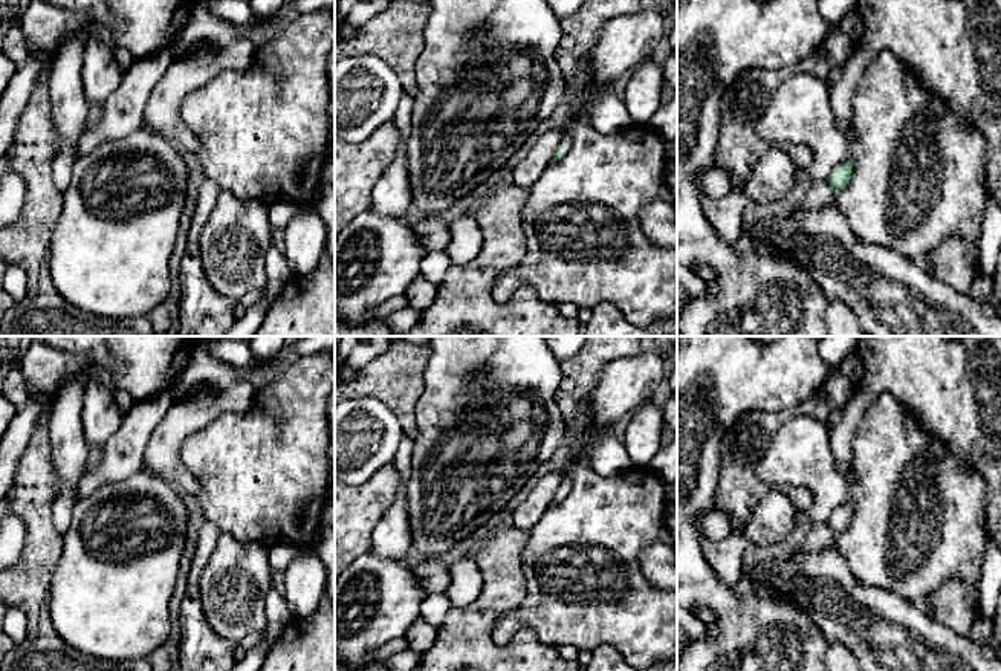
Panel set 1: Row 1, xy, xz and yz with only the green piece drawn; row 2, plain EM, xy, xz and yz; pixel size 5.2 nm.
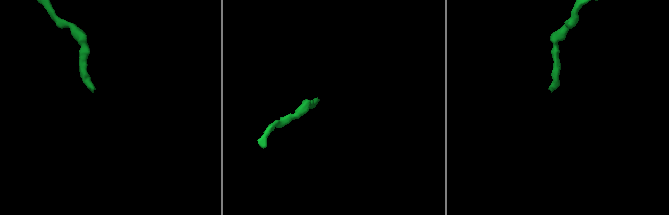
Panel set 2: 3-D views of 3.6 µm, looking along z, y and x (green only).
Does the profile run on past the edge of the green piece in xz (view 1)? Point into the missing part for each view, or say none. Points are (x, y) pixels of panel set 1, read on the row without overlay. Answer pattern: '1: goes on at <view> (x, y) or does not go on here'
1: goes on at xz (566, 485)

